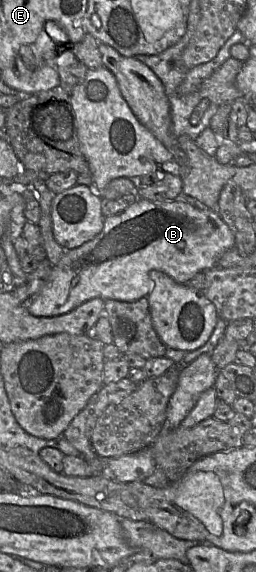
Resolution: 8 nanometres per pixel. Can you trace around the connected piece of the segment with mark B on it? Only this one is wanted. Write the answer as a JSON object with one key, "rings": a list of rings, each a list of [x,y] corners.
{"rings":[[[138,199],[122,213],[105,217],[102,231],[92,240],[65,250],[59,262],[52,266],[47,283],[27,309],[37,317],[52,317],[68,313],[93,298],[136,301],[147,297],[151,291],[150,271],[163,272],[175,282],[187,284],[198,272],[215,267],[220,256],[234,246],[235,237],[217,212],[198,209],[184,200],[153,202]]]}

